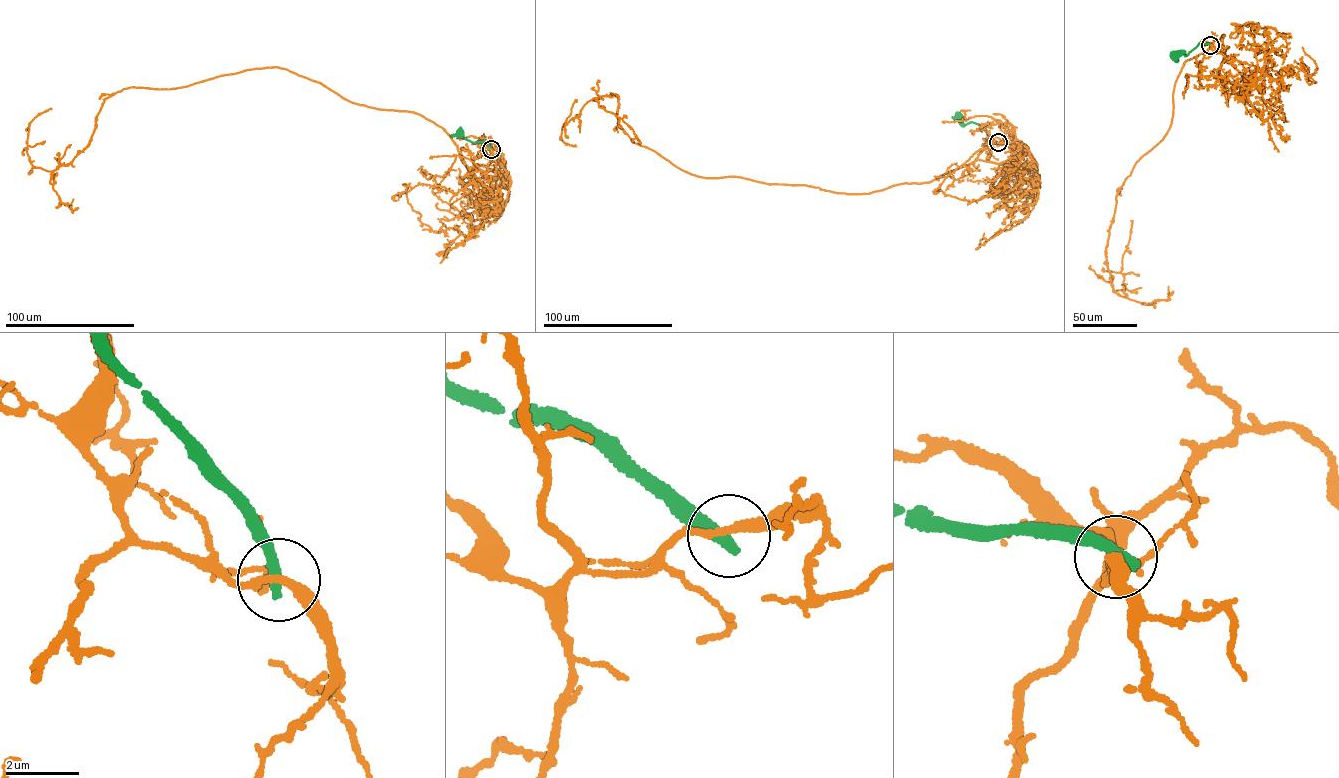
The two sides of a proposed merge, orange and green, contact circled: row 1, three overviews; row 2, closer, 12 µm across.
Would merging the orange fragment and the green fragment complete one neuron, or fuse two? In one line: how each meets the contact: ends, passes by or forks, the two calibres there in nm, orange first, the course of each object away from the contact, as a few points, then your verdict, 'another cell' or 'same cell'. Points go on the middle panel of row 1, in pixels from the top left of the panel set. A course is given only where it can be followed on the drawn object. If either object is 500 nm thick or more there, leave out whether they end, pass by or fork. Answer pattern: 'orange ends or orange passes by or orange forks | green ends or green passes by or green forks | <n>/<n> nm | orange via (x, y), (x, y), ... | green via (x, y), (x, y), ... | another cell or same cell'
orange passes by | green ends | 240/360 nm | orange via (998, 142), (867, 193), (705, 178), (631, 140), (617, 94), (566, 121), (576, 146) | green via (998, 142), (988, 137), (979, 124), (963, 123), (958, 114) | another cell

